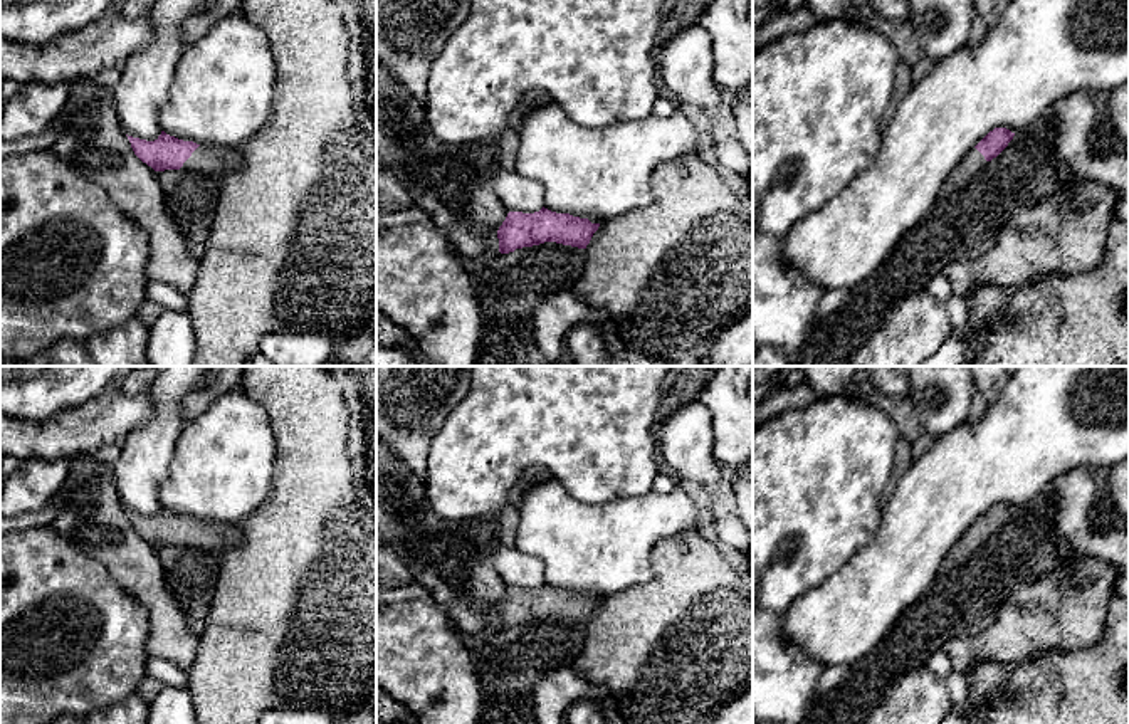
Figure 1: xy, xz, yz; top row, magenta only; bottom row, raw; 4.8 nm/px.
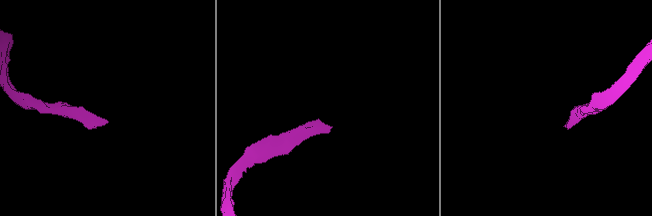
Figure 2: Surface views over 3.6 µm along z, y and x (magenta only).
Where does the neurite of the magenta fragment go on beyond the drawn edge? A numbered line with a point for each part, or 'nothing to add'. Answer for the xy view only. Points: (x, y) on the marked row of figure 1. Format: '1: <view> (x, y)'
1: xy (210, 160)

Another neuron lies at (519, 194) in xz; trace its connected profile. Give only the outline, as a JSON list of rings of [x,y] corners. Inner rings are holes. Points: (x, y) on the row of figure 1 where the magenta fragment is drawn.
[[[502,170],[494,178],[494,191],[509,212],[534,213],[544,207],[543,183],[514,170]]]

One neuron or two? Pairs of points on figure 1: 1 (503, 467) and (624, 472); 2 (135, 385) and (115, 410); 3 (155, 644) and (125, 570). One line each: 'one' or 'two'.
1: one
2: two
3: one

